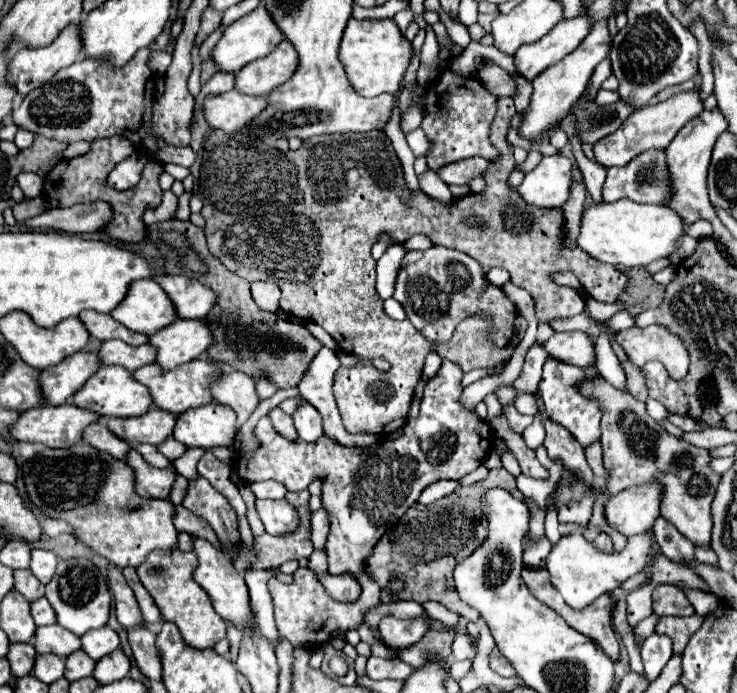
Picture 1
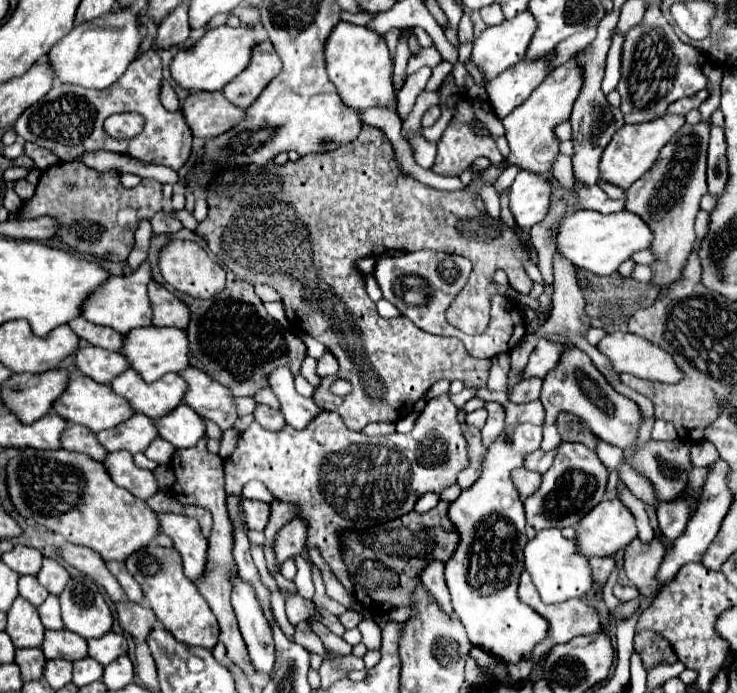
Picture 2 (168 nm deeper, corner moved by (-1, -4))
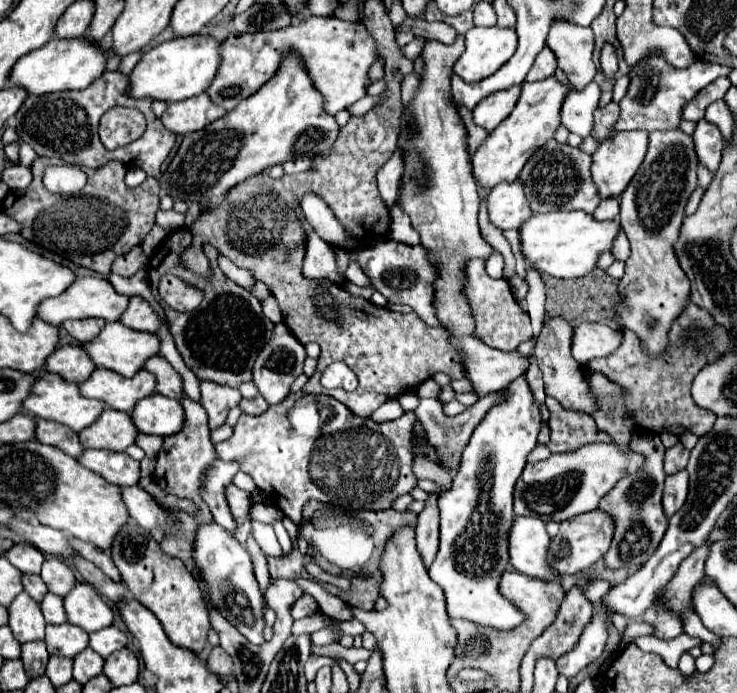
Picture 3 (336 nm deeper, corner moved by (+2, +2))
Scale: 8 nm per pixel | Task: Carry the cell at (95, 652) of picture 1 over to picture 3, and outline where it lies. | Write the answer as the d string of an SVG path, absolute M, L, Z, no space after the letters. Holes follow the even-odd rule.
M108 626L108 628L102 628L102 630L90 634L90 648L94 648L104 658L108 658L114 650L124 648L126 642L128 642L126 634L122 630L118 630L116 626Z

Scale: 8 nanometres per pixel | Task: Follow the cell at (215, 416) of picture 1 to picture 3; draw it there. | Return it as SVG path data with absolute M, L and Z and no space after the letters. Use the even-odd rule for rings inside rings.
M152 394L136 404L132 420L140 432L164 438L180 432L184 424L184 406L180 406L178 400Z

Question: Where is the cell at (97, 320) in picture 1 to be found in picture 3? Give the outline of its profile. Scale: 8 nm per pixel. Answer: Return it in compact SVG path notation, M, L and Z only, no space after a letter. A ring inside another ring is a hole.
M86 318L86 320L62 322L62 326L68 330L68 334L72 338L76 338L78 342L92 342L92 338L96 338L96 334L100 334L104 324L106 324L106 320L102 320L102 318Z

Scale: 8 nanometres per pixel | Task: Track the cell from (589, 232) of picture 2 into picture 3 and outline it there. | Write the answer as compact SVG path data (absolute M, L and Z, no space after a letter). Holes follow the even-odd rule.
M558 210L534 214L520 226L520 248L528 264L554 278L580 278L596 268L600 254L610 252L620 232L618 220L596 220L584 210Z

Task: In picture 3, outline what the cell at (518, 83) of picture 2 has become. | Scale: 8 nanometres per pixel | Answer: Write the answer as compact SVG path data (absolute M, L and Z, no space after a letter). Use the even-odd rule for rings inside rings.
M520 84L512 86L512 90L500 90L496 94L490 94L488 98L480 100L474 110L474 122L488 132L492 132L516 106L520 96Z

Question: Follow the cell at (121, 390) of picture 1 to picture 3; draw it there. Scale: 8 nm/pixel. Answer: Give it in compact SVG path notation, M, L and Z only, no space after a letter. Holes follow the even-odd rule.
M52 372L42 374L38 378L38 382L34 384L30 396L24 400L24 412L32 414L36 418L46 418L46 420L60 422L64 426L70 426L76 432L92 426L96 422L96 418L100 418L100 414L104 410L106 410L104 402L96 402L92 398L84 398L80 394L80 386L78 384L64 382L64 378L60 378L60 374L52 374Z

